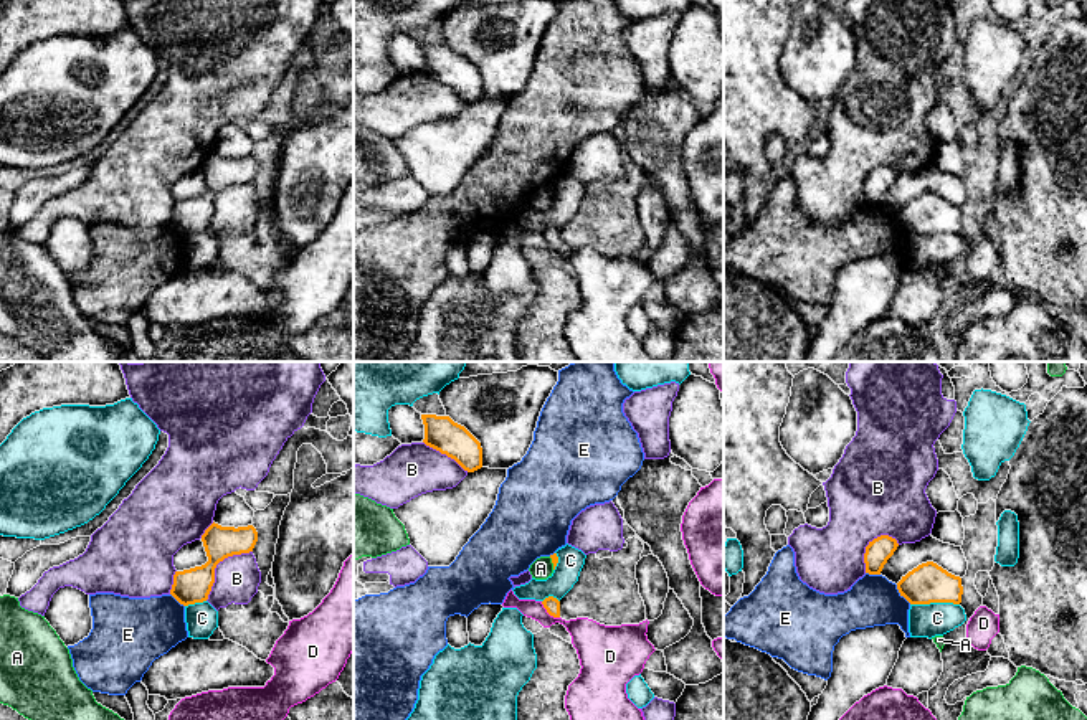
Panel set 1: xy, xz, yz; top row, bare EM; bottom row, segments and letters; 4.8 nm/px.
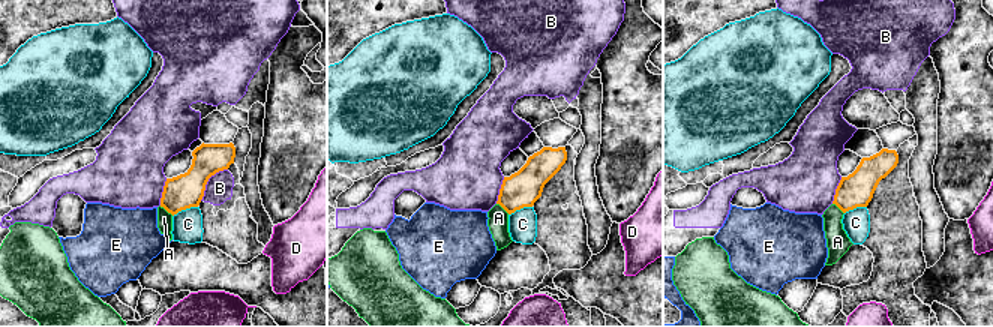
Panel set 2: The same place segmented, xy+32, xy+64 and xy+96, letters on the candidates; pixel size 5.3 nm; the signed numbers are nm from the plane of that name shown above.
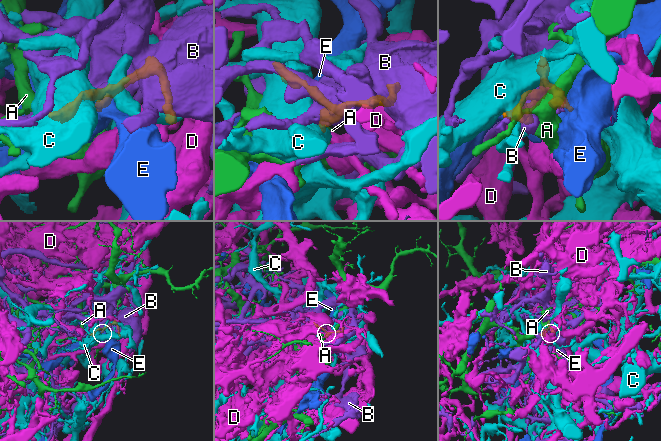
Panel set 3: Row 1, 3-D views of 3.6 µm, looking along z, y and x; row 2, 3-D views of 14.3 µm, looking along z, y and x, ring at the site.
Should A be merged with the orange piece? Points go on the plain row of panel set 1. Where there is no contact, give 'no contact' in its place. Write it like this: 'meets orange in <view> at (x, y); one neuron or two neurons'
meets orange in xz at (552, 192); two neurons

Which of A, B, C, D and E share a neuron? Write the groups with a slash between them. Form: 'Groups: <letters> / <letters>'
Groups: A / B / C / D / E

